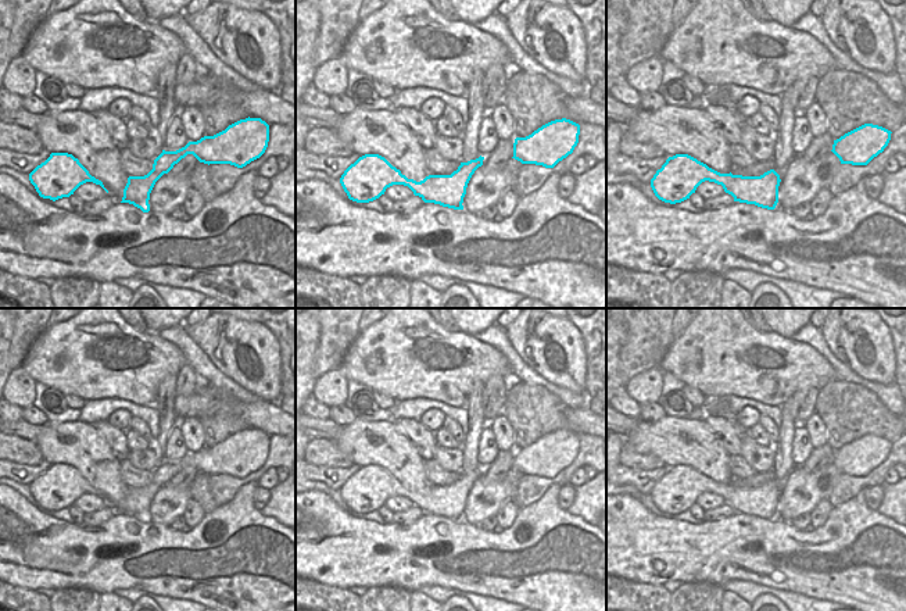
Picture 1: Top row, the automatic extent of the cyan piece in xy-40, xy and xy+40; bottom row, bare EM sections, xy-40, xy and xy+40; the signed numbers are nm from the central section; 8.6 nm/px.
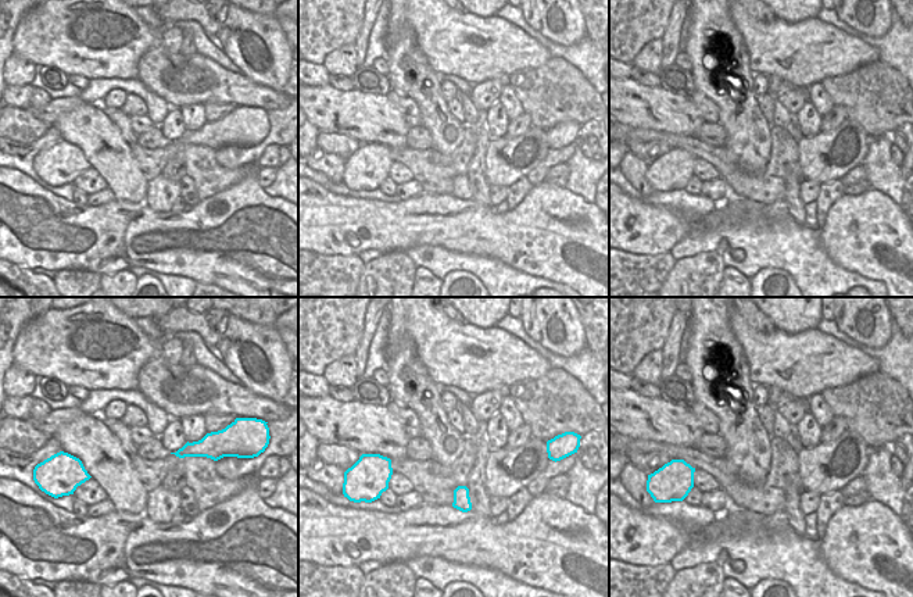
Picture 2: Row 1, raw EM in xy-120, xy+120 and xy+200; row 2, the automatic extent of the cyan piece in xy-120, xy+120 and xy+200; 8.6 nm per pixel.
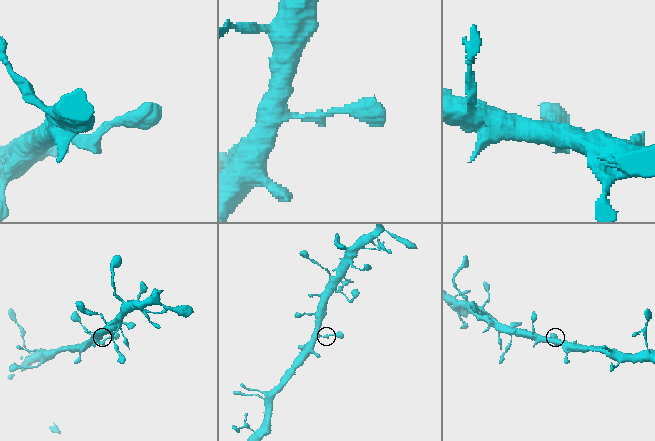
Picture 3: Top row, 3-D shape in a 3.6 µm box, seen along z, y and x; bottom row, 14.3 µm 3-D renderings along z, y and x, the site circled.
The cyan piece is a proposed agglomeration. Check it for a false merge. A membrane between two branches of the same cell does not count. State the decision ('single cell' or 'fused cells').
single cell

